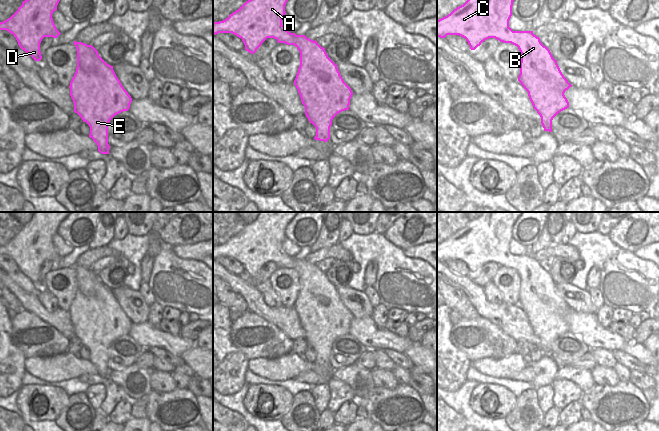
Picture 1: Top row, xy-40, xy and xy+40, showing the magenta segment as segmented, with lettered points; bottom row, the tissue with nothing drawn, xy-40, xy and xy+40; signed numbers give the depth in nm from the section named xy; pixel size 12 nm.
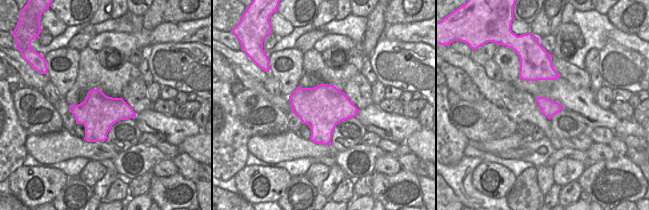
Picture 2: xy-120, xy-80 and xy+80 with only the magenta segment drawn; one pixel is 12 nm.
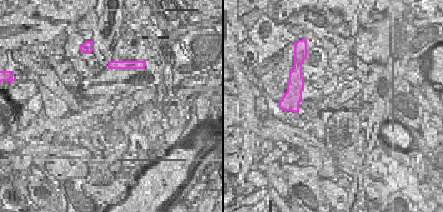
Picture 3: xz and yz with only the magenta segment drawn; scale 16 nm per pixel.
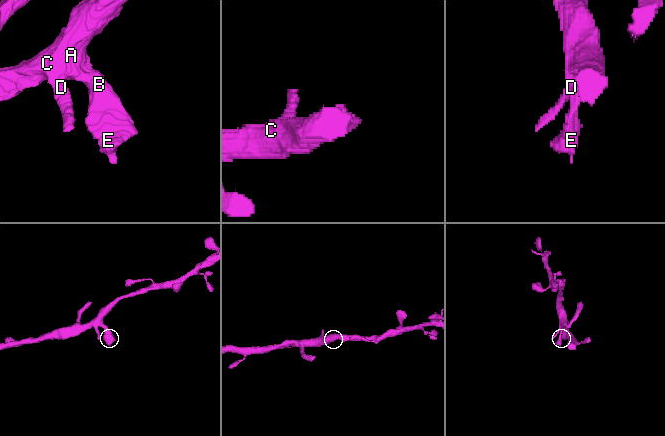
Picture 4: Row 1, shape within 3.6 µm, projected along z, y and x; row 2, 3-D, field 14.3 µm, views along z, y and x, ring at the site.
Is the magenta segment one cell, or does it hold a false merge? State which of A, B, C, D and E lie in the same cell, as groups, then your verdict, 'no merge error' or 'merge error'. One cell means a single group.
A B C D E | no merge error

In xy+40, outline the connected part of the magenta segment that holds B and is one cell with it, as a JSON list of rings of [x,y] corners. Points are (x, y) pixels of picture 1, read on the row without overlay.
[[[484,212],[477,219],[469,221],[463,229],[450,238],[437,244],[437,261],[459,259],[466,263],[471,274],[475,274],[489,262],[517,270],[521,277],[518,305],[528,316],[533,332],[540,339],[544,355],[552,356],[553,342],[569,331],[564,317],[572,309],[562,298],[550,274],[541,267],[540,262],[534,259],[533,255],[513,255],[509,251],[513,225],[521,214],[522,212]]]

